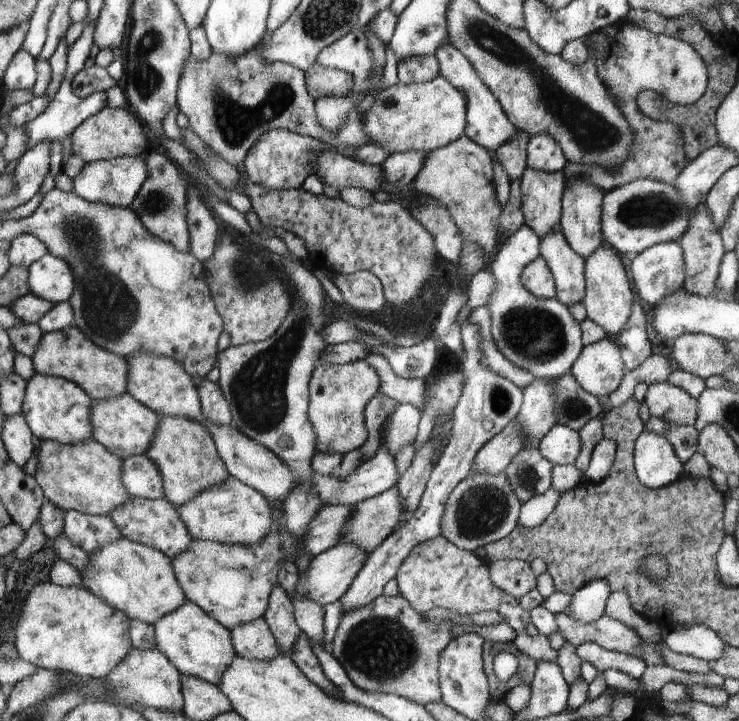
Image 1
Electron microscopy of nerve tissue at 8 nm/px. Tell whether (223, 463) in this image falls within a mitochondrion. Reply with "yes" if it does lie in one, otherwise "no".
no

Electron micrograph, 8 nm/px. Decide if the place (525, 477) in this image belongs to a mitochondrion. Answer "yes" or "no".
yes

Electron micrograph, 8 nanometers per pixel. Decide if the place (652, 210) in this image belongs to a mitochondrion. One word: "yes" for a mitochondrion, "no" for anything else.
yes

